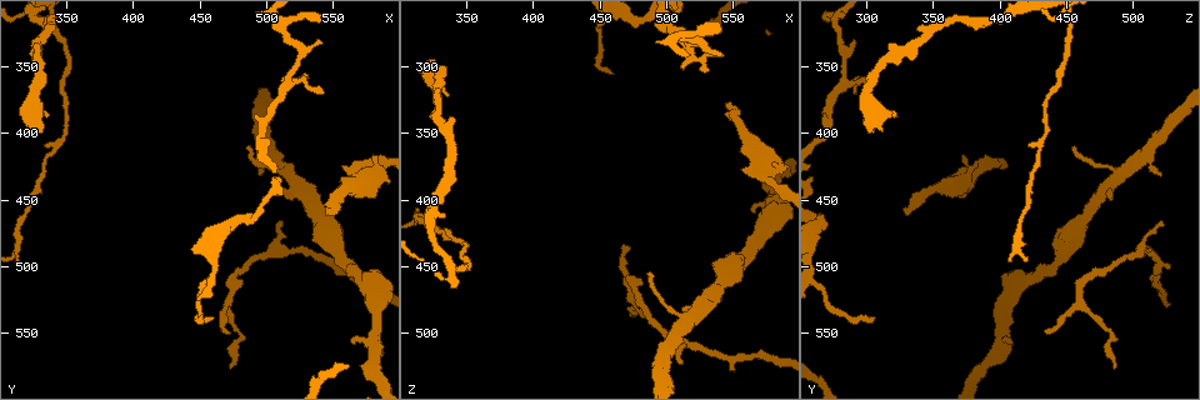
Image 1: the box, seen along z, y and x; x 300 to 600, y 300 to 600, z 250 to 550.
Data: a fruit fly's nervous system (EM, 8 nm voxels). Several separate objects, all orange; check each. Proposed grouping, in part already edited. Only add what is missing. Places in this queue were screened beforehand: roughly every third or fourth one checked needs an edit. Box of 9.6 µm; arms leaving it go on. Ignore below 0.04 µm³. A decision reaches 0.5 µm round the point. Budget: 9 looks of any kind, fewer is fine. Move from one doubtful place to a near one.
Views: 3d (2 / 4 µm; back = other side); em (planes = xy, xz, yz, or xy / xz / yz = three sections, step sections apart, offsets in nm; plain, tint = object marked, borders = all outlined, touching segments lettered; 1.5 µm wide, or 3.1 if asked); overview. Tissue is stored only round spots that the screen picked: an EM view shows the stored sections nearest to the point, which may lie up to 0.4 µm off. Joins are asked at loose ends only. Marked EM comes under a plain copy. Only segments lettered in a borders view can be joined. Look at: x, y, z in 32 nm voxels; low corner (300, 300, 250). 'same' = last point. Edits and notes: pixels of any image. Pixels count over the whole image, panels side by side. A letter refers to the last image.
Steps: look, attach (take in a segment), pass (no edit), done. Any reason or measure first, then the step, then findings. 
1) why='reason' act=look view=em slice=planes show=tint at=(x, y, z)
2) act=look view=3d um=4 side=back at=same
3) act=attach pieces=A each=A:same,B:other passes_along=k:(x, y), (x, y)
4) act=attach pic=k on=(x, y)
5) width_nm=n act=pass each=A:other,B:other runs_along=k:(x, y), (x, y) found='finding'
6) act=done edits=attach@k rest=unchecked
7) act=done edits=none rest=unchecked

act=look view=em slice=planes show=borders at=(510, 466, 522)

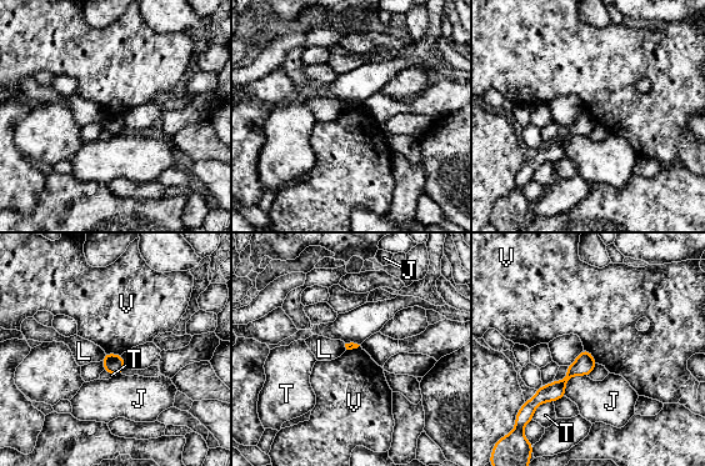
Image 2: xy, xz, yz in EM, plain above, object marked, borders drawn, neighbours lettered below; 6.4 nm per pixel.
act=pass each=J:other,L:other,T:other,V:other border=2:(584, 349), (596, 362) found='none of them fits'

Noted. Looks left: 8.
why='free end' act=look view=em slice=planes show=tint at=(530, 354, 302)

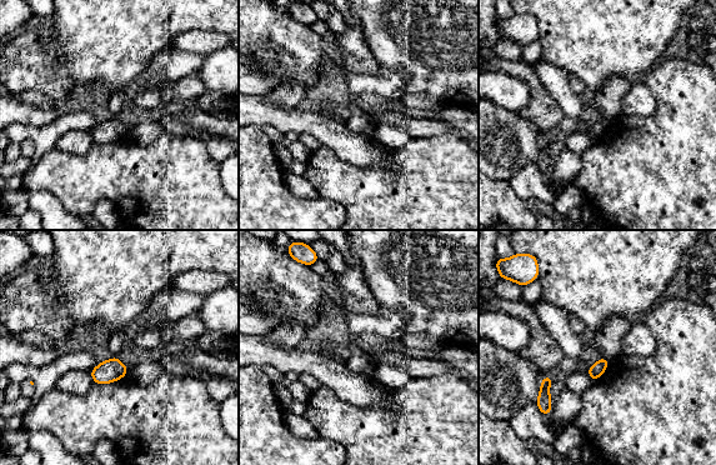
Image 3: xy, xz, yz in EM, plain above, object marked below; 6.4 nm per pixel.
act=look view=em slice=planes show=borders at=same

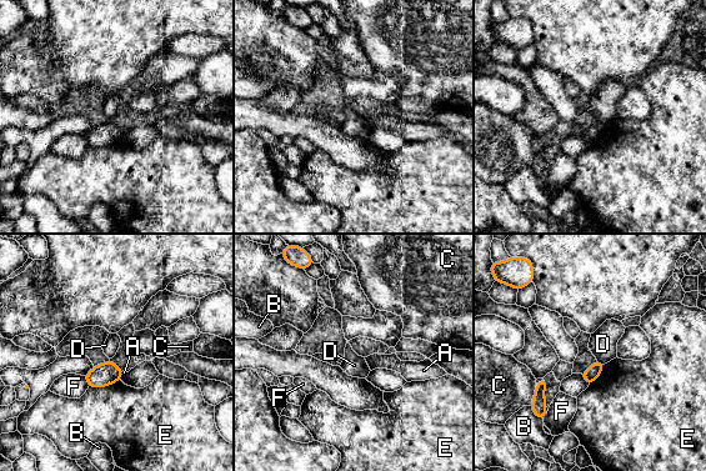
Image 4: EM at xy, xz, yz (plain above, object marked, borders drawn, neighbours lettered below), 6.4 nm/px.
act=pass each=A:other,B:other,C:other,D:other,E:other,F:other found='no lettered segment goes on from it'

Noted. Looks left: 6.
why='free end' act=look view=3d um=2 at=(544, 458, 326)

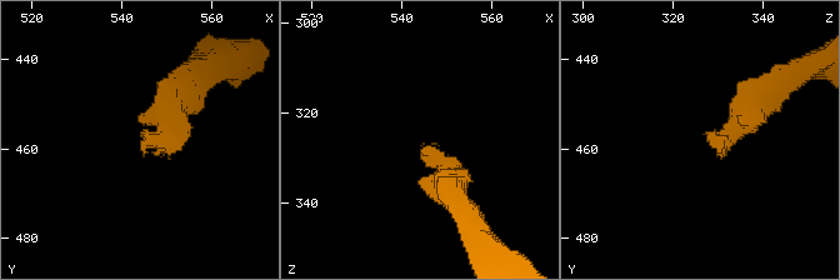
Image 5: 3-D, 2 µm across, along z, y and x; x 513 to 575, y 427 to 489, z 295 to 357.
act=look view=em slice=planes show=borders at=(545, 457, 328)

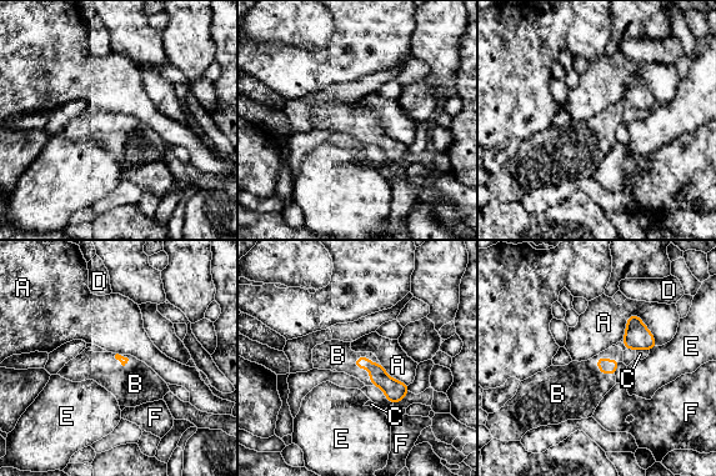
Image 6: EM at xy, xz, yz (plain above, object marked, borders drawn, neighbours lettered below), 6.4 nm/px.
act=attach pieces=B each=A:other,B:same,C:other,D:other,E:other,F:other passes_along=6:(394, 390), (366, 367), (338, 355) found='it goes on there'

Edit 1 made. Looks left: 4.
why='redraw' act=look view=overview

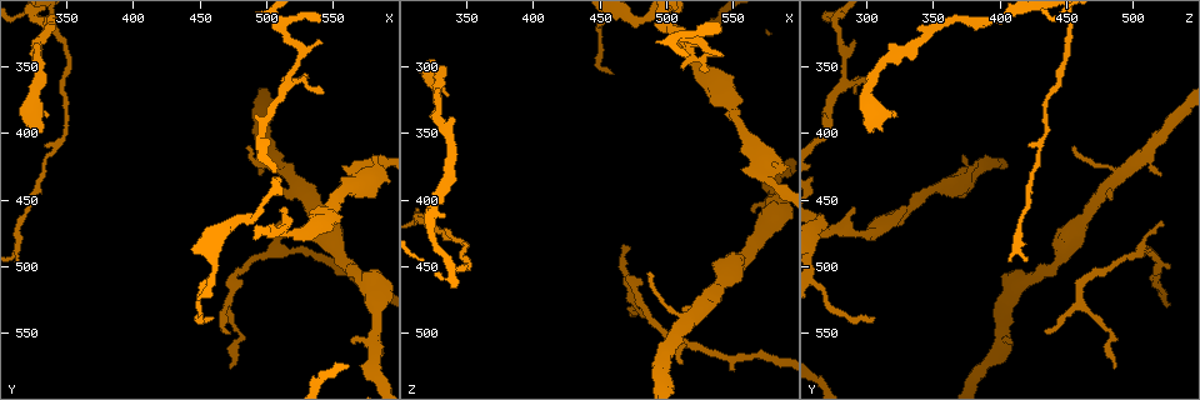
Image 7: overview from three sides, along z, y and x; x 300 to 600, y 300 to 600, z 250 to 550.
why='an open end' act=look view=3d um=2 at=(466, 548, 434)

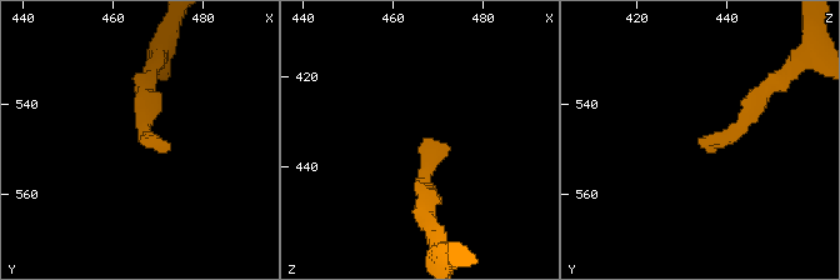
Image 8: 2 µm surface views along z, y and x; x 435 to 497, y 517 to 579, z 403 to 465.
act=look view=em slice=yz step=8 show=tint at=(468, 548, 434)

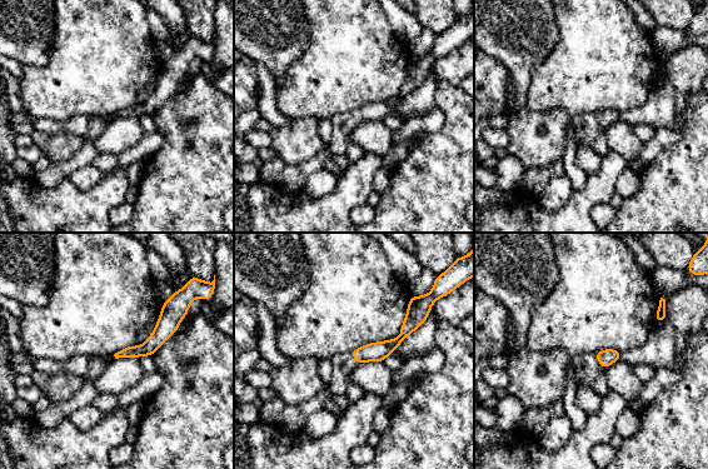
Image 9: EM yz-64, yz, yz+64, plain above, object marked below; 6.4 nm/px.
why='another direction' act=look view=em slice=planes show=borders at=same

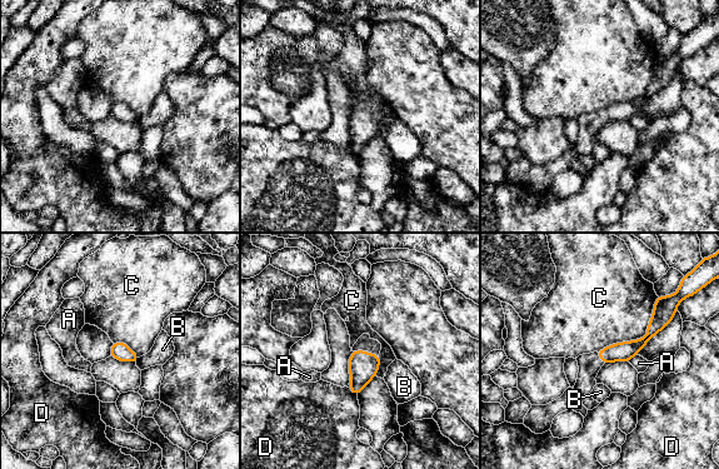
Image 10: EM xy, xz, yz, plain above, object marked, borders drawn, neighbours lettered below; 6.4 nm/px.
longest_contact=C:550nm act=pass each=A:other,B:other,C:other,D:other border=10:(658, 297), (642, 338), (597, 352) found='none of them fits'

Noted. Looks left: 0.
act=done edits=attach@6 rest=unchecked

